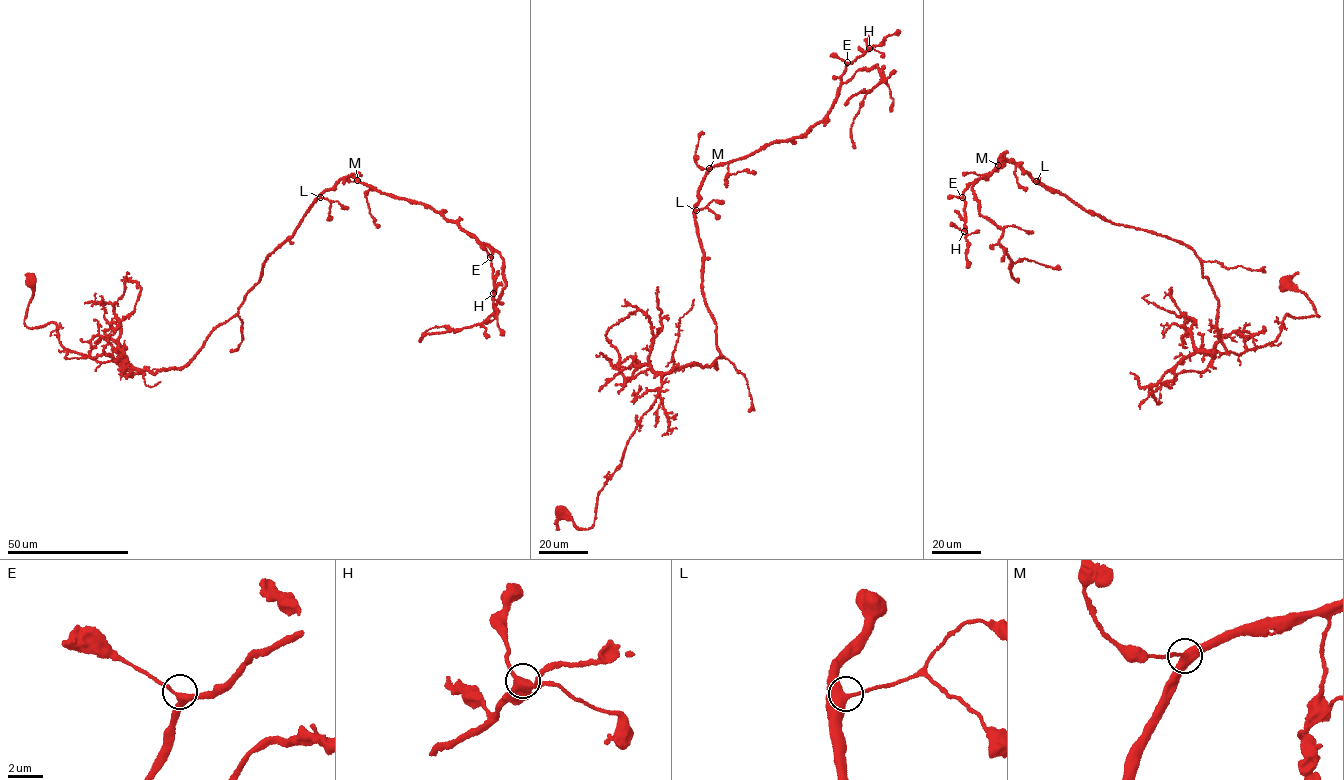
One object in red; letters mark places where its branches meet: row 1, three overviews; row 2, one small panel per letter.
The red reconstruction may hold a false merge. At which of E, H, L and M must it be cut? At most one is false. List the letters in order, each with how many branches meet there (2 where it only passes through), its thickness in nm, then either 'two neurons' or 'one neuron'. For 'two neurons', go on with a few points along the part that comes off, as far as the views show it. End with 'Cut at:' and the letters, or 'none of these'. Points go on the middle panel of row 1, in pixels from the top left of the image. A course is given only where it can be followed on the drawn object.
E: 3 | 320 nm | one neuron
H: 3 | 400 nm | one neuron
L: 3 | 460 nm | one neuron
M: 3 | 440 nm | one neuron
Cut at: none of these

